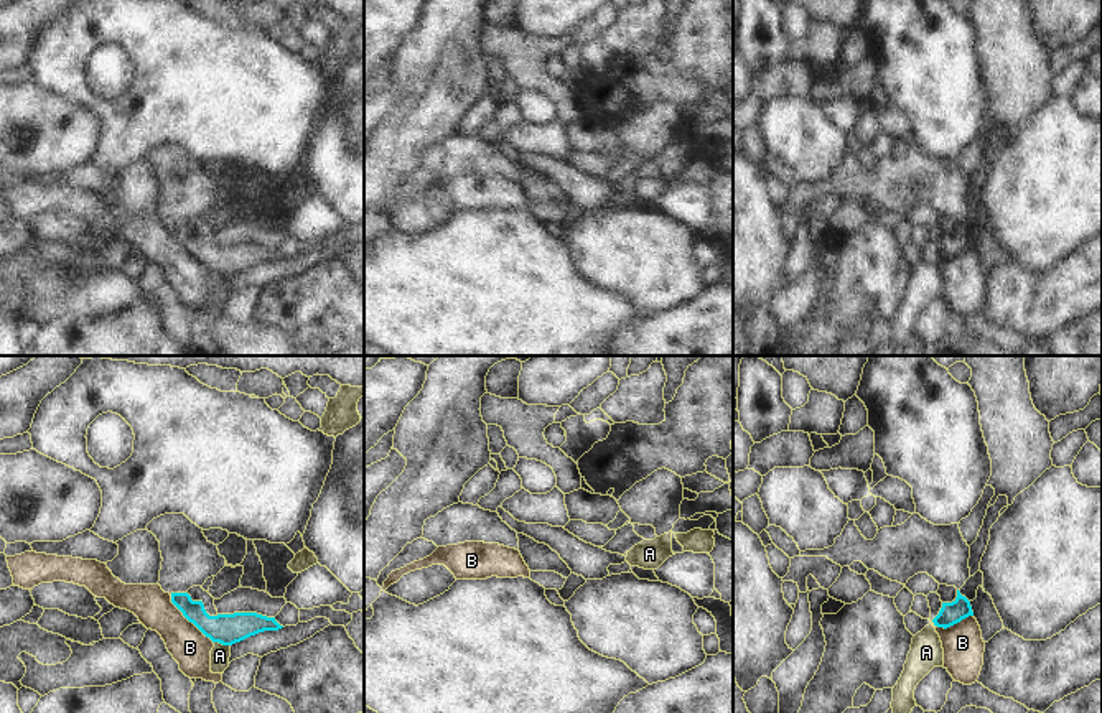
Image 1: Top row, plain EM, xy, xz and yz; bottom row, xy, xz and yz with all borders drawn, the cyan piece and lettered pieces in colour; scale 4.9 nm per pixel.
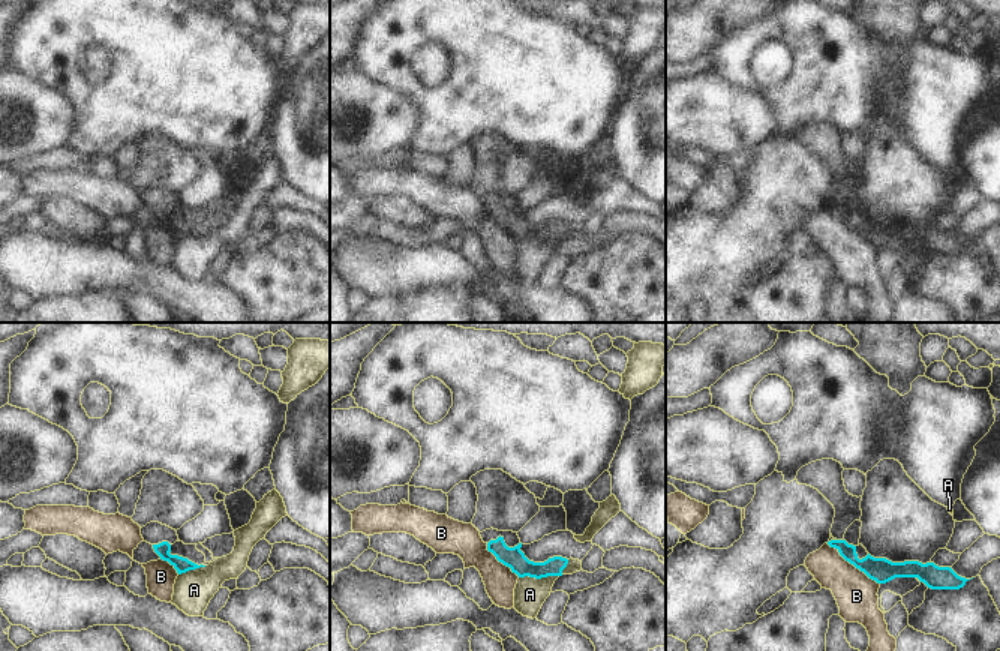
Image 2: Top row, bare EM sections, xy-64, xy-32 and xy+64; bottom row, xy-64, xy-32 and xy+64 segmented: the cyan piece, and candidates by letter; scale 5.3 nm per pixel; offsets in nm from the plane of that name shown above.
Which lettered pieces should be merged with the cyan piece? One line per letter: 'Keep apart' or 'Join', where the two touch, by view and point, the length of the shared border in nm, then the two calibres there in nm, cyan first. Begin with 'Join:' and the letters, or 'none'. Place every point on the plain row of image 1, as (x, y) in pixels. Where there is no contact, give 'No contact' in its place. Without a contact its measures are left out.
Join: none
A: Keep apart. Touches cyan at xy (223, 275). Shared border 80 nm. Thickness 150 nm (cyan) against 100 nm
B: Keep apart. Touches cyan at xy (188, 251). Shared border 320 nm. Thickness 150 nm (cyan) against 190 nm

